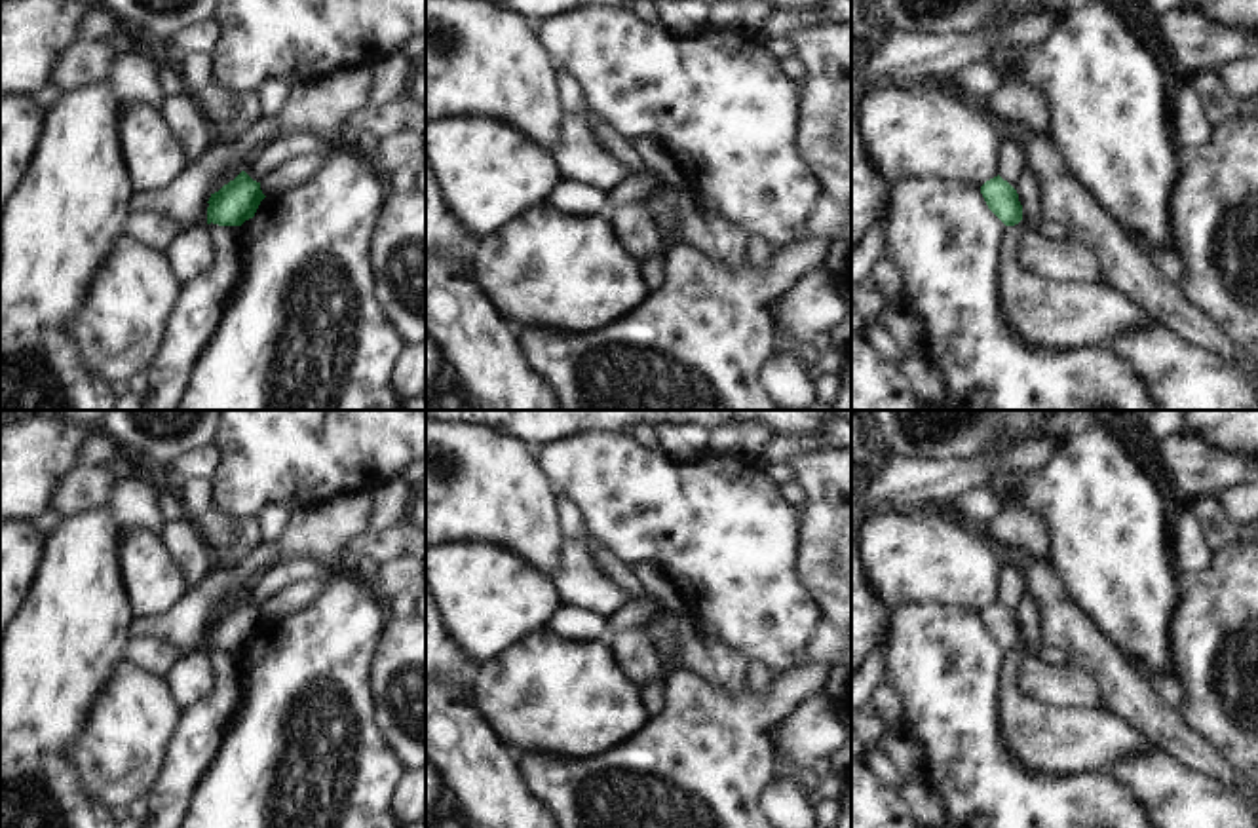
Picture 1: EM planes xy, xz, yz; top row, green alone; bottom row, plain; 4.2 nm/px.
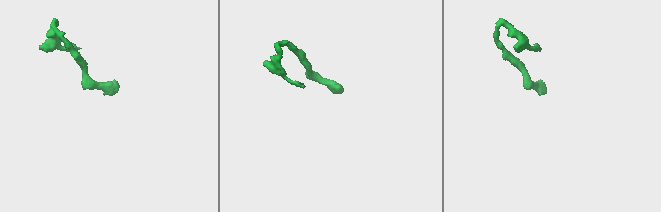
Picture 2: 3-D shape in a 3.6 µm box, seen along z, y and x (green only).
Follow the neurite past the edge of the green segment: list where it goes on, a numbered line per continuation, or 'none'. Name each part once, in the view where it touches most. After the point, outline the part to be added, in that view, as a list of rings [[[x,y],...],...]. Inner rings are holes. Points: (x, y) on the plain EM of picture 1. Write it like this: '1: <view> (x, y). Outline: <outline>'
none

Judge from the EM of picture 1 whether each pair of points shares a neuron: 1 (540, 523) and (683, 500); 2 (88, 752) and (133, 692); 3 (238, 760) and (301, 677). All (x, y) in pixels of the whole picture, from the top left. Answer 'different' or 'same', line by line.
1: different
2: same
3: same

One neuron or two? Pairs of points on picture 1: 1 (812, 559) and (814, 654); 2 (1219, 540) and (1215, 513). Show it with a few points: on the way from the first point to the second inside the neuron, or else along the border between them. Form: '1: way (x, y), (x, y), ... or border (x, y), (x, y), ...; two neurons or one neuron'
1: border (821, 616), (831, 625); two neurons
2: way (1219, 534), (1215, 519); one neuron

